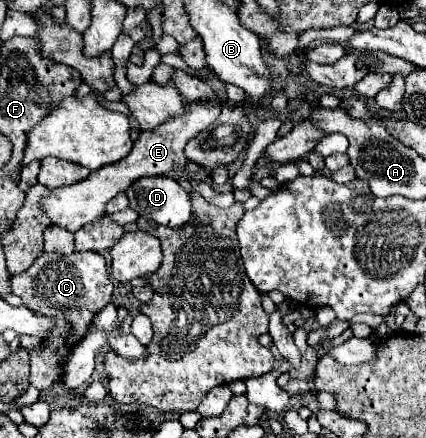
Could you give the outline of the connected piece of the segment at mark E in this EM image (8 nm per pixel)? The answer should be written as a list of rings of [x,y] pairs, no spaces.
[[[187,105],[187,117],[175,117],[175,121],[169,121],[167,125],[159,125],[159,129],[151,129],[151,131],[143,131],[139,135],[139,139],[135,141],[131,153],[127,157],[123,157],[123,161],[117,161],[115,165],[105,165],[99,171],[93,171],[87,179],[75,183],[75,185],[67,185],[67,187],[59,187],[49,191],[49,195],[41,197],[41,209],[43,213],[51,219],[51,223],[67,229],[67,231],[75,231],[79,227],[83,227],[85,223],[95,221],[95,217],[105,215],[105,205],[107,201],[111,201],[117,193],[123,193],[135,179],[139,177],[147,177],[147,175],[167,175],[173,169],[183,171],[189,163],[189,159],[185,157],[185,145],[191,137],[195,137],[197,133],[201,133],[203,129],[207,129],[215,119],[219,117],[219,105]]]

